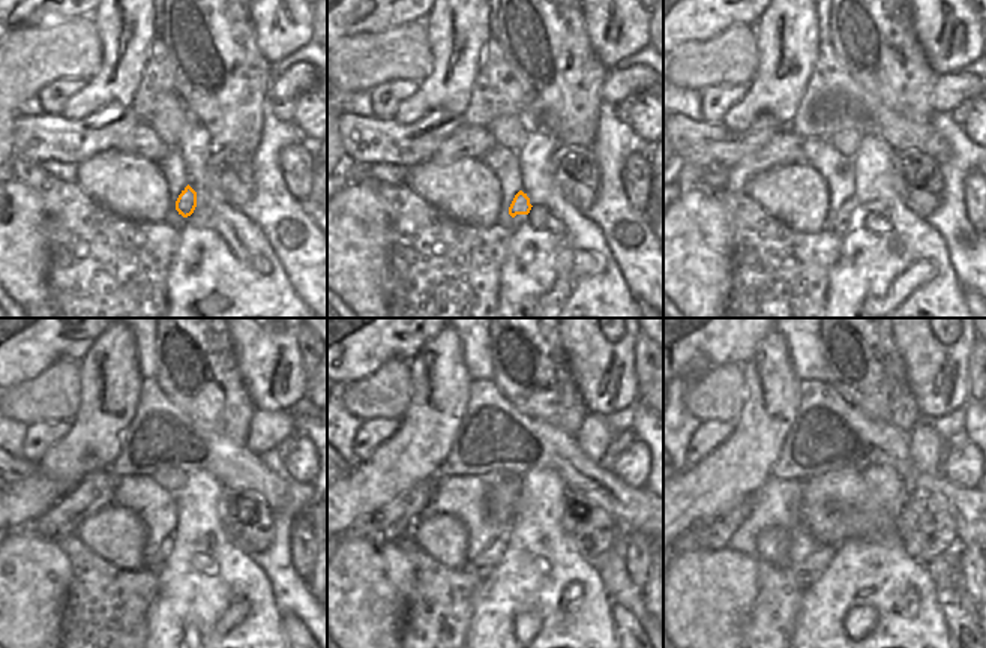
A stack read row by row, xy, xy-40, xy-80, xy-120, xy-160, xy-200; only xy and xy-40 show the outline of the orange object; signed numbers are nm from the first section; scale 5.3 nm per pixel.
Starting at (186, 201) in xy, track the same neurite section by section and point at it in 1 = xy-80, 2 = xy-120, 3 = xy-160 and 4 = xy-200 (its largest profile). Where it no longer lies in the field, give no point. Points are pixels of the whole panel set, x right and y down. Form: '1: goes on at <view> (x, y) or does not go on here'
1: goes on at xy-80 (844, 213)
2: goes on at xy-120 (156, 560)
3: goes on at xy-160 (491, 557)
4: goes on at xy-200 (808, 570)

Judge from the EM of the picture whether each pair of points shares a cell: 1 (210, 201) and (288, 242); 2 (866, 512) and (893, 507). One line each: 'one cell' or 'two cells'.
1: two cells
2: two cells

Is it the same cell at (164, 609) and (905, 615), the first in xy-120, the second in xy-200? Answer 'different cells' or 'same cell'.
same cell

